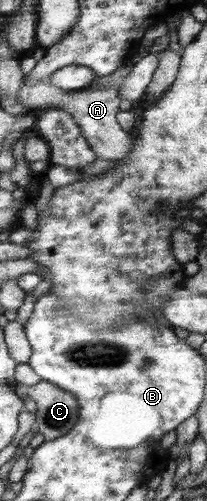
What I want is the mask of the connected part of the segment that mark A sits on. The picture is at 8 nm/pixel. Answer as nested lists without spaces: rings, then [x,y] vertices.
[[[131,61],[119,69],[113,75],[113,81],[108,87],[92,87],[87,90],[65,90],[53,86],[53,77],[41,82],[33,82],[30,75],[26,75],[23,88],[19,92],[23,107],[27,111],[45,110],[45,109],[65,109],[73,115],[84,131],[84,136],[88,137],[89,144],[95,149],[97,158],[102,160],[123,161],[131,157],[131,149],[135,145],[135,138],[131,137],[131,132],[127,133],[119,123],[118,116],[121,114],[121,87],[125,85],[127,77],[131,70],[137,65],[136,61]]]

